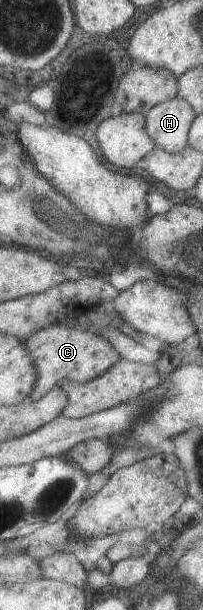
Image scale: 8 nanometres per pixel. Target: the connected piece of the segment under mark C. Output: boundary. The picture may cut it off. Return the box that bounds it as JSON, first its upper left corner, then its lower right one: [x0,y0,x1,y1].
[25,324,121,400]

